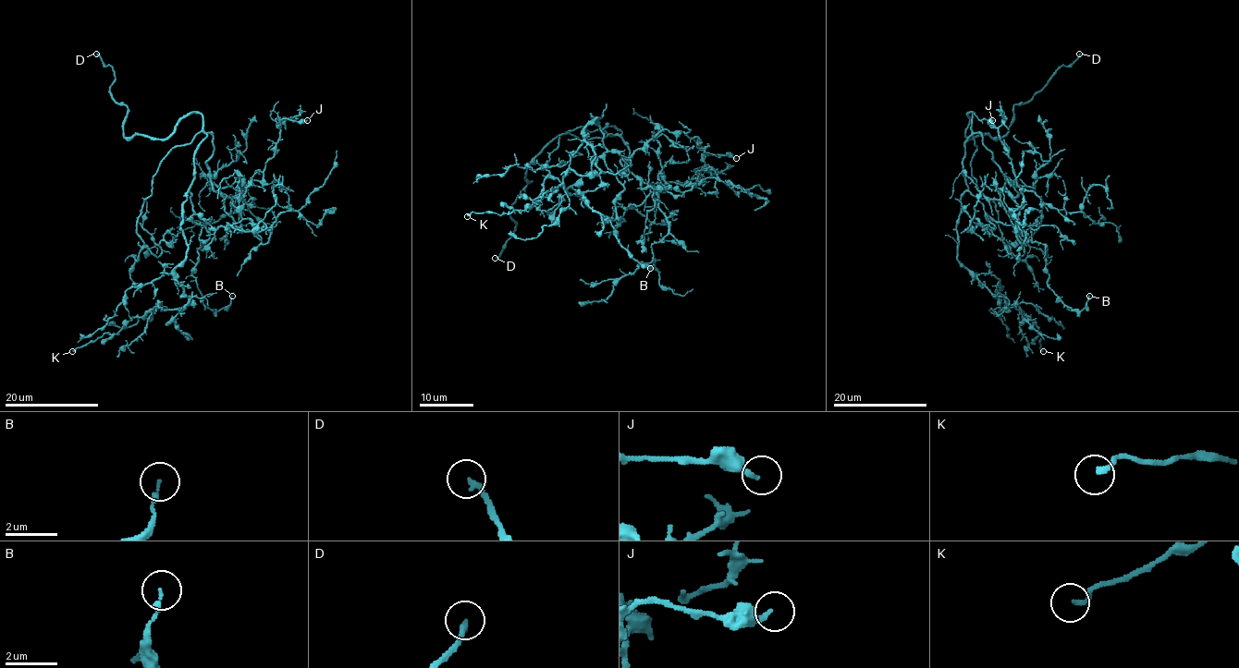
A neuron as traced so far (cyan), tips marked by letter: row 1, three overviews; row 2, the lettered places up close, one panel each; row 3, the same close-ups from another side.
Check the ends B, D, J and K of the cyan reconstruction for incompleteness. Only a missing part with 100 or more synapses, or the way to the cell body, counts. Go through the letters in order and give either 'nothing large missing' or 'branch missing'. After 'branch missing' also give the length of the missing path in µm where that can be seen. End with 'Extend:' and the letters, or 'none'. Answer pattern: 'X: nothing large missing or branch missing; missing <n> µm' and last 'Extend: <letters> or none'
B: nothing large missing
D: branch missing; missing 90 µm
J: nothing large missing
K: nothing large missing
Extend: D

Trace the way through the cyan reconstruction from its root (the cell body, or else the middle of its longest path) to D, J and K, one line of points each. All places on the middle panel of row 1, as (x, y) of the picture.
D: (607, 126), (621, 132), (577, 127), (534, 158), (530, 182), (509, 206), (514, 235), (495, 258)
J: (607, 126), (621, 132), (630, 151), (620, 161), (623, 170), (658, 188), (693, 179), (706, 153), (736, 158)
K: (607, 126), (602, 129), (592, 116), (599, 117), (584, 129), (597, 174), (570, 170), (523, 211), (467, 216)

